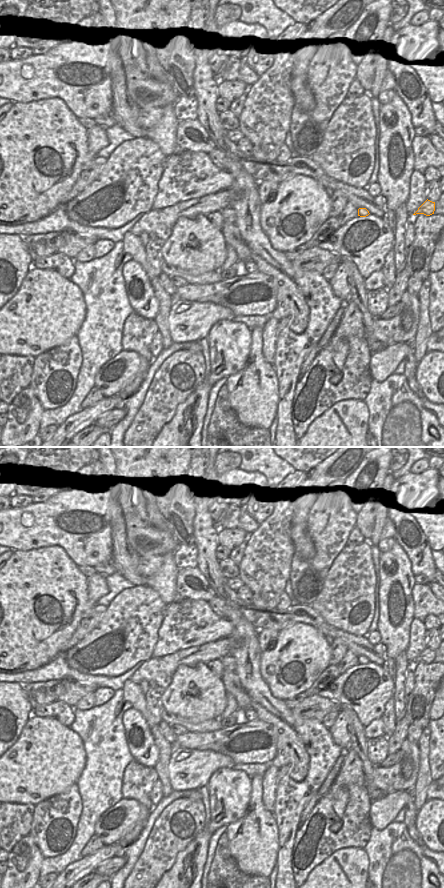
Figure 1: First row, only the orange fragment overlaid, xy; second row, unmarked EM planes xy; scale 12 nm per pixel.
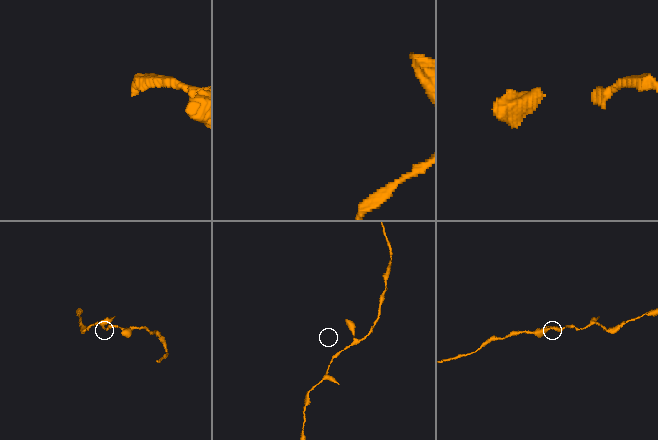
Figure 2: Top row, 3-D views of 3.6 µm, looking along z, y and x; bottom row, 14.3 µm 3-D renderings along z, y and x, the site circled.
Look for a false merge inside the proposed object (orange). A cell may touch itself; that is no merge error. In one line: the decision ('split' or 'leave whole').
leave whole

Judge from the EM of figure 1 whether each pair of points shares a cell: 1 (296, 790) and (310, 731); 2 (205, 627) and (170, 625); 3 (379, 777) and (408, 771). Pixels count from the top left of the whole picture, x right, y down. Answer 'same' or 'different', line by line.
1: same
2: same
3: same

